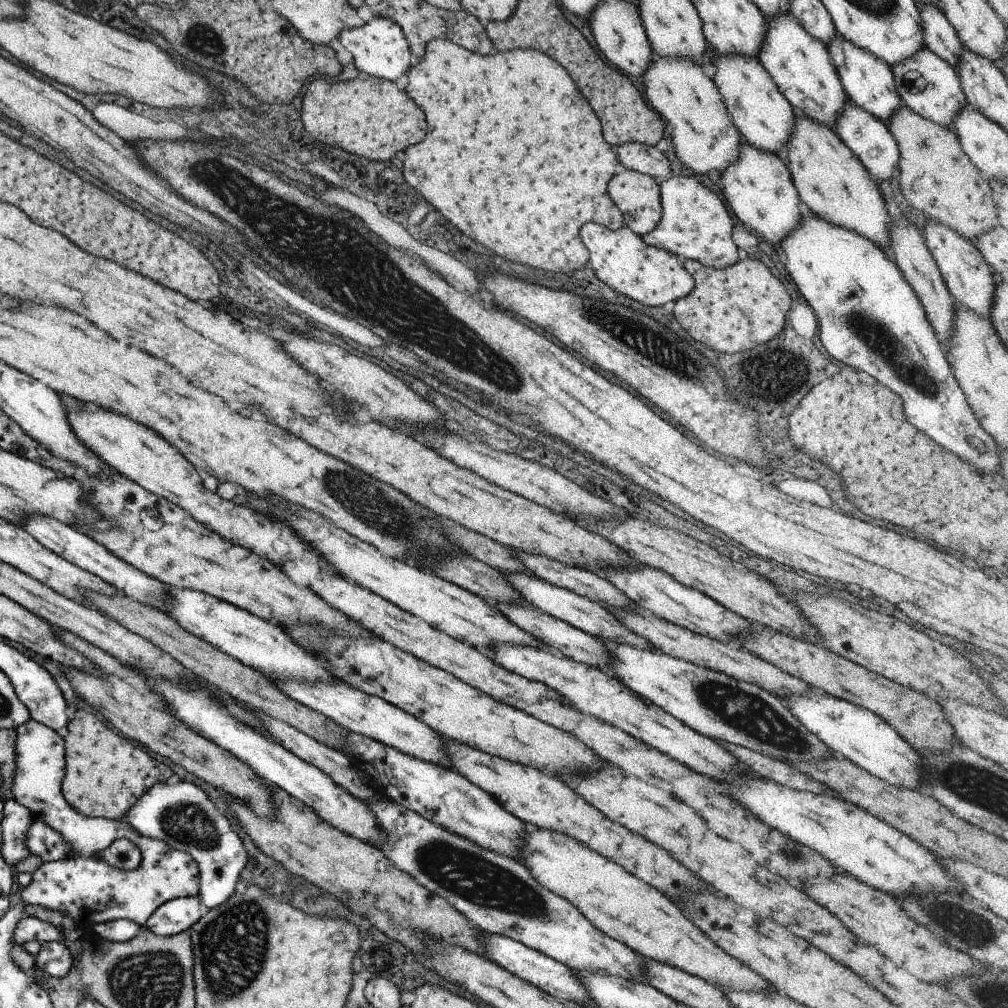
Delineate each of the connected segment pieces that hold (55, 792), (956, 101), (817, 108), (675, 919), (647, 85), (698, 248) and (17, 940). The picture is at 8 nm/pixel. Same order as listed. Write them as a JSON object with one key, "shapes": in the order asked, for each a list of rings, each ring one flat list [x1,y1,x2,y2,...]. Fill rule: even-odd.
{"shapes":[[[27,720,15,729,14,750,15,774,13,774,13,780,11,780,12,800,27,808,33,818,37,818,43,824,47,824,49,828,53,828,69,844,69,848,73,852,73,856,69,856,69,858,63,856,61,860,43,861,39,868,31,873,31,882,23,887,21,894,19,894,25,904,43,906,43,908,49,908,49,910,59,910,61,914,67,914,75,925,84,916,92,926,109,922,109,920,123,919,141,927,161,904,175,898,197,895,198,866,193,858,184,851,175,850,161,840,146,838,137,834,129,824,125,823,125,820,115,822,103,817,83,817,65,802,60,790,63,776,65,776,64,743,61,733,56,733,35,720],[119,838,125,838,139,848,141,862,135,870,121,870,105,864,103,860,99,860,97,852,105,850,109,843]],[[923,47,919,52,905,58,903,62,891,65,890,70,902,105,909,108,913,114,927,118,933,124,951,128,955,114,966,103,956,69,951,68,945,60,941,60,933,52]],[[790,13,765,19,765,36,758,61,769,74,779,93,793,108,794,118,807,116,833,130,837,116,848,101,826,46,811,38]],[[526,825,521,838,523,844,516,860,529,870,529,876,553,895,573,904,581,916,605,936,625,944,641,957,667,964,717,987,742,992,770,988,765,978,751,972,701,934,701,930,697,930,697,926,693,926,660,891,632,876,615,862,553,830]],[[654,56,641,76,647,102,671,132,670,142,673,142,677,161,691,170,691,174,708,176,709,172,715,172,720,175,737,160,742,139,730,120,715,84,703,74,698,62]],[[676,173,658,181,661,215,657,227,641,237,647,246,663,248,673,256,695,260,701,266,719,270,738,262,737,246,731,240,734,219,724,202,703,186,701,180]],[[22,916,22,918,15,924,13,928,13,943,23,946,25,942,31,942,31,940,45,943,45,942,61,942,63,940,63,934,59,928,55,928,53,924,47,924,47,922,41,922,33,916]]]}

